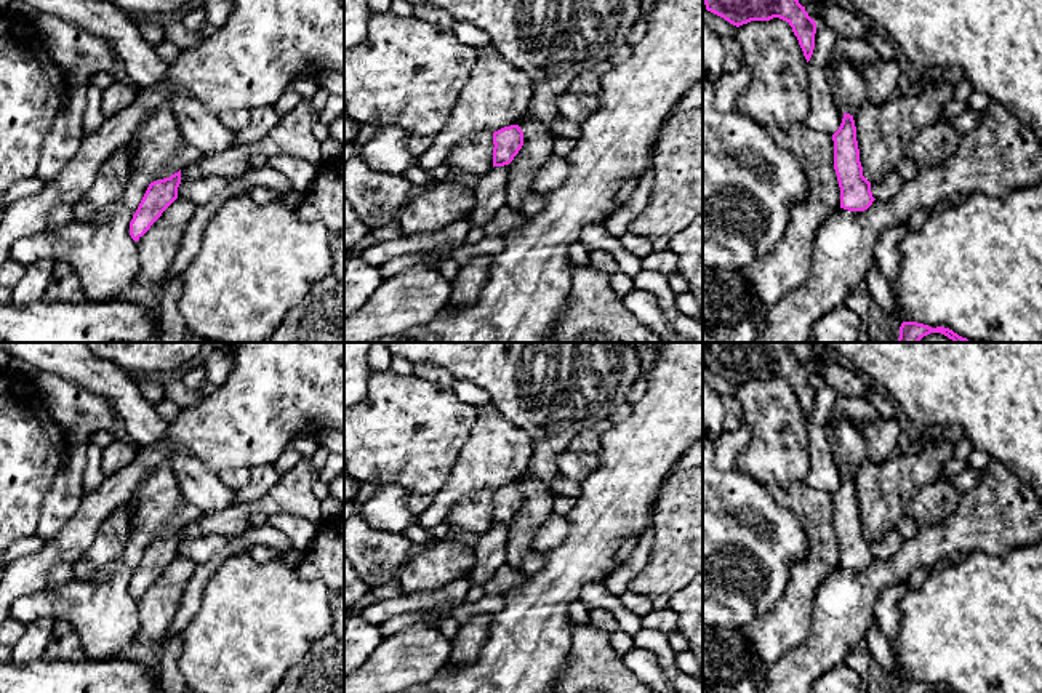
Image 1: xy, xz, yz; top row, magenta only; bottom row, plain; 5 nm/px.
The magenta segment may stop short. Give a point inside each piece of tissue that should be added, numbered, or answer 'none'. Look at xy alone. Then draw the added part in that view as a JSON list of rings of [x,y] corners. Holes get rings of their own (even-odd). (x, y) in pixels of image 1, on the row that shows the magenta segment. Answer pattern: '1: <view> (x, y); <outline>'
none

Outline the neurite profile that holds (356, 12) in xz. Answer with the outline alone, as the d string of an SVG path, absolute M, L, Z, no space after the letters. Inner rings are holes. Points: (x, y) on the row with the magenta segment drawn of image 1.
M344 0L344 50L363 43L370 13L368 0Z

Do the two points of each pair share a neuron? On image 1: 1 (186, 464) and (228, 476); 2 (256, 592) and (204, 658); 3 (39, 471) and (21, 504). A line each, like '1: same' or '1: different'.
1: different
2: same
3: same

